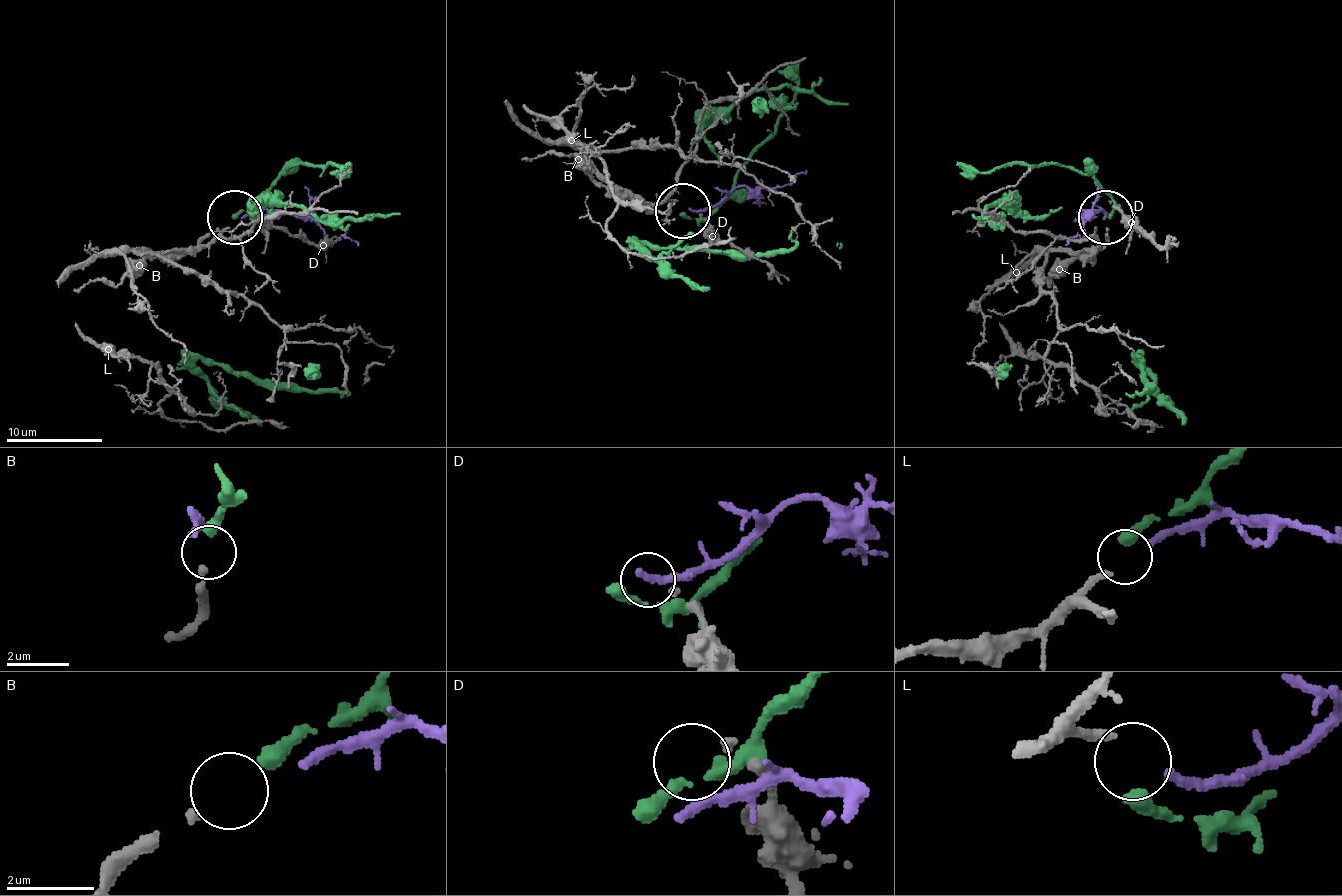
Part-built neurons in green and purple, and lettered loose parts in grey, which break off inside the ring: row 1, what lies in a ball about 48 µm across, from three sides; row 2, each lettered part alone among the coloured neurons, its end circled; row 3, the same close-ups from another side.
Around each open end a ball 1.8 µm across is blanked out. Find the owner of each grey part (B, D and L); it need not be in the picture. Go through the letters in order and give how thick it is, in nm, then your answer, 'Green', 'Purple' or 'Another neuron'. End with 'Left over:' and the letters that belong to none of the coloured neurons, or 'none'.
B: Thickness 140 nm. Green
D: Thickness 190 nm. Another neuron
L: Thickness 200 nm. Purple
Left over: D

